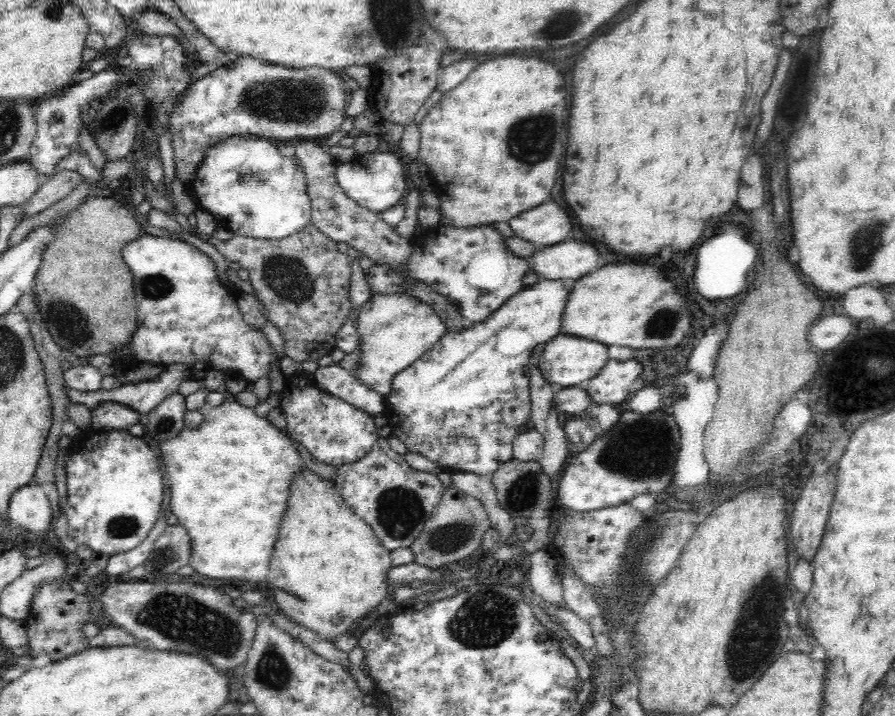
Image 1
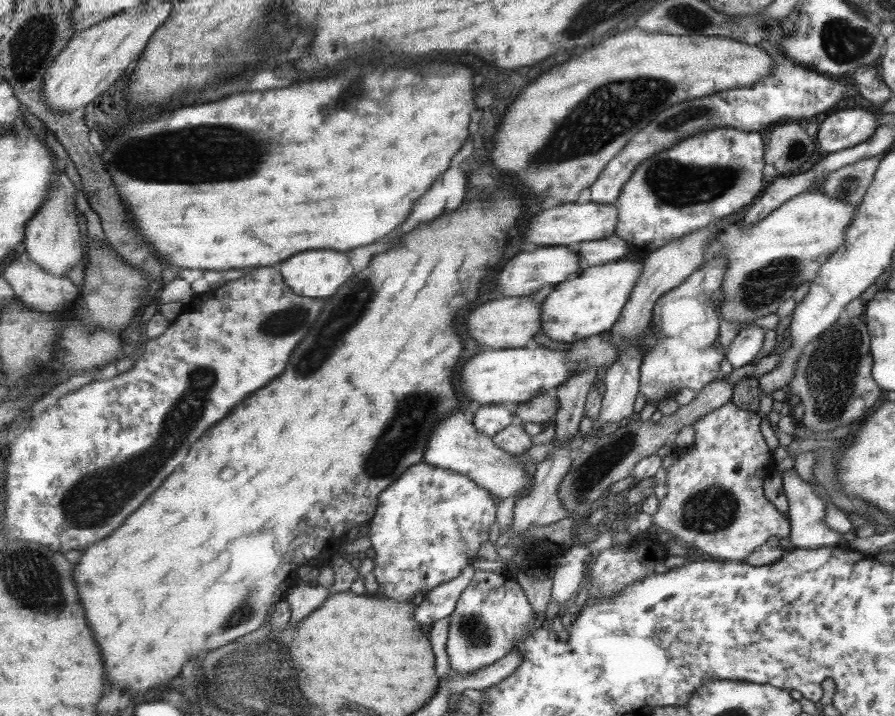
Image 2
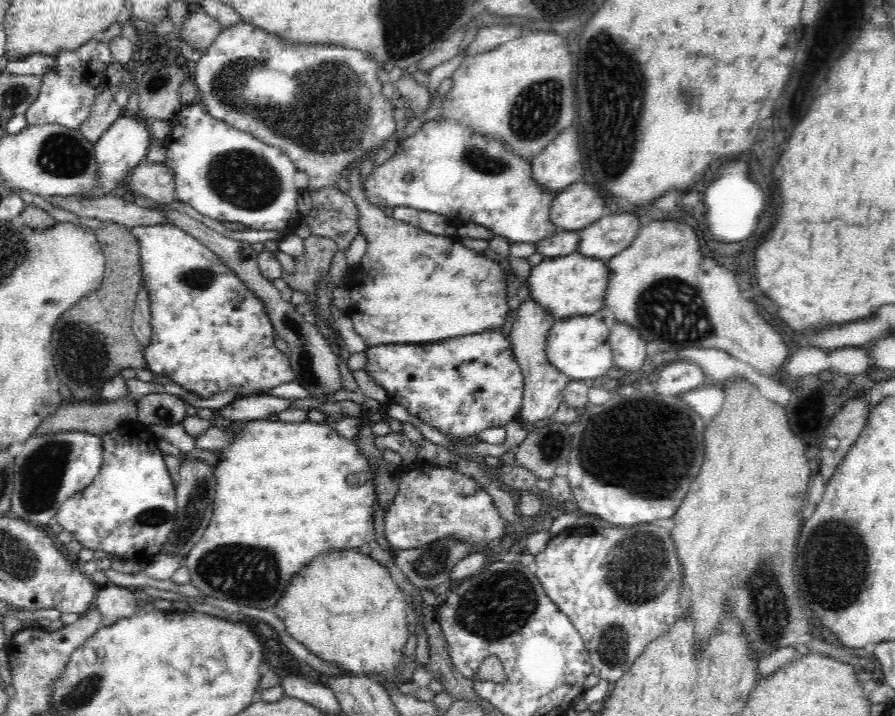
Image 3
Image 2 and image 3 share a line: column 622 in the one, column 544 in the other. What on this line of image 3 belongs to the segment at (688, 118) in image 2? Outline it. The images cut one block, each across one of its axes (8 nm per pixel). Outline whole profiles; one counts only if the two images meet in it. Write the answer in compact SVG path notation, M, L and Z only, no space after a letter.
M576 128L564 130L562 138L546 154L544 150L532 160L531 176L539 186L553 189L557 195L568 185L582 180L584 167Z

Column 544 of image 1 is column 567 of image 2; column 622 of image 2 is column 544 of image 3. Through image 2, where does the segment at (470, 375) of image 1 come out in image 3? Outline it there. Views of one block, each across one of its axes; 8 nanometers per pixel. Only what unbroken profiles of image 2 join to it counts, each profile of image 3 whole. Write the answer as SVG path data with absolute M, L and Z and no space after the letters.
M577 250L566 256L544 259L532 267L531 274L526 280L530 298L543 306L556 320L561 317L595 314L606 301L607 282L610 282L608 262L588 258Z

